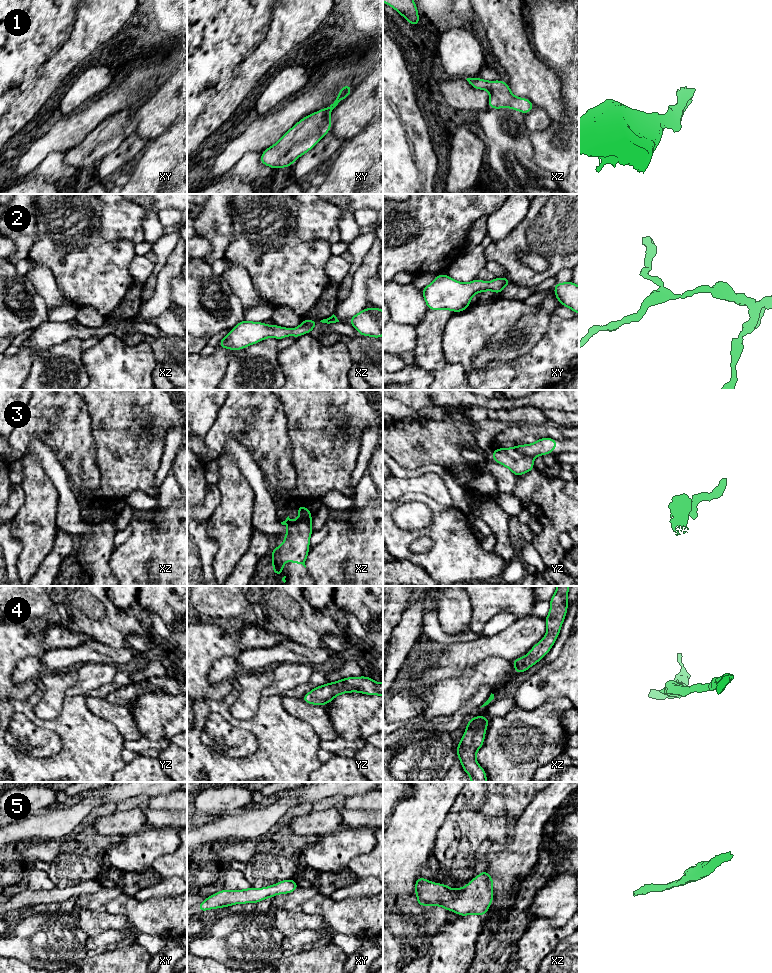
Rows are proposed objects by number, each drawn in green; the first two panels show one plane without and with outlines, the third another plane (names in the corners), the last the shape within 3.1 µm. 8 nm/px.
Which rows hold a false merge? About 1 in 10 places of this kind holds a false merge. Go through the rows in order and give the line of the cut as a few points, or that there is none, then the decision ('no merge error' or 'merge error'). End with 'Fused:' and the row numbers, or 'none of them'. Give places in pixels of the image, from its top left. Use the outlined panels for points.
1: no cut | no merge error
2: no cut | no merge error
3: no cut | no merge error
4: no cut | no merge error
5: no cut | no merge error
Fused: none of them

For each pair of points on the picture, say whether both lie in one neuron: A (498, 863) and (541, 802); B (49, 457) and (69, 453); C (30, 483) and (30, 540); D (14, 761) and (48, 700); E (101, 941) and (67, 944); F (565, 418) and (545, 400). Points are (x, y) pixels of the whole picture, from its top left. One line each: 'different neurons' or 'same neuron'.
A: same neuron
B: different neurons
C: same neuron
D: different neurons
E: different neurons
F: different neurons

